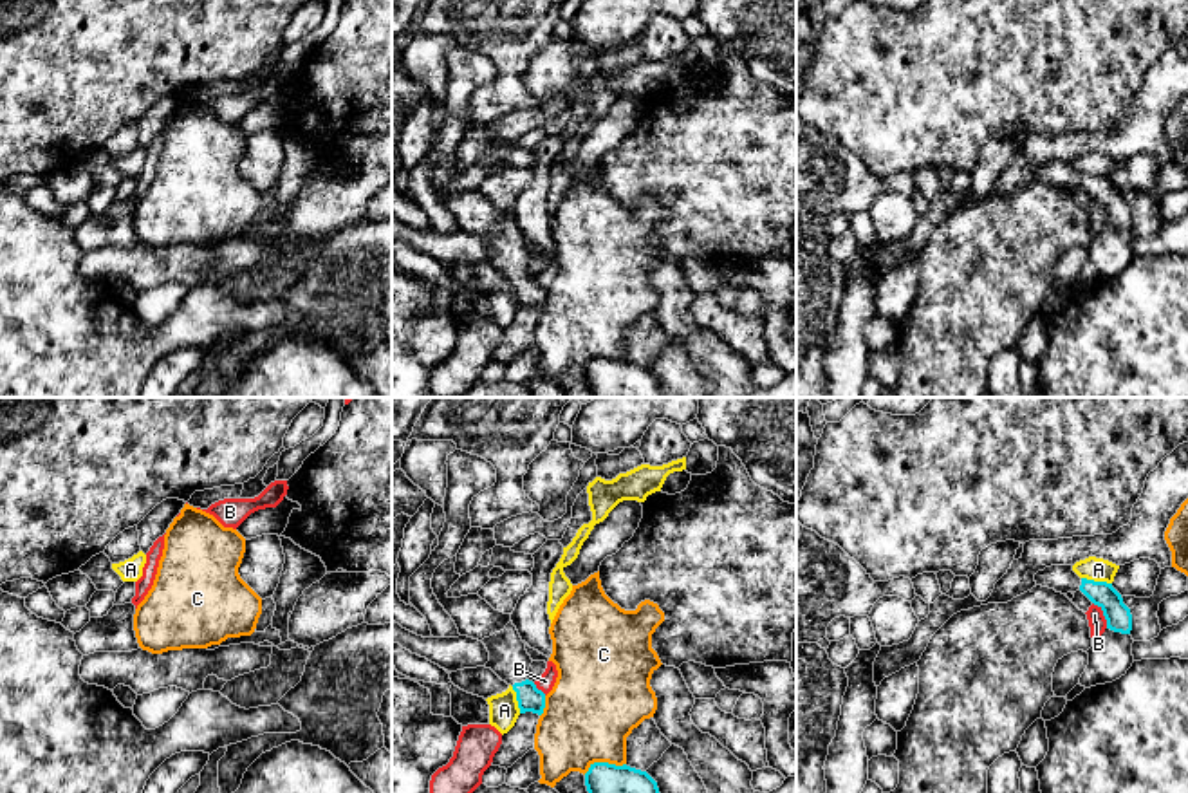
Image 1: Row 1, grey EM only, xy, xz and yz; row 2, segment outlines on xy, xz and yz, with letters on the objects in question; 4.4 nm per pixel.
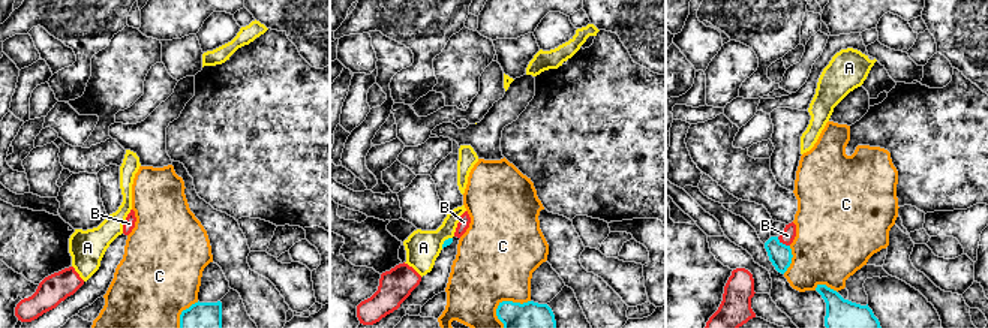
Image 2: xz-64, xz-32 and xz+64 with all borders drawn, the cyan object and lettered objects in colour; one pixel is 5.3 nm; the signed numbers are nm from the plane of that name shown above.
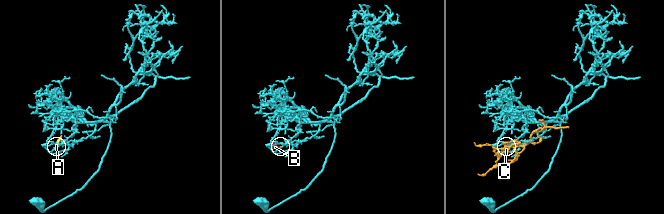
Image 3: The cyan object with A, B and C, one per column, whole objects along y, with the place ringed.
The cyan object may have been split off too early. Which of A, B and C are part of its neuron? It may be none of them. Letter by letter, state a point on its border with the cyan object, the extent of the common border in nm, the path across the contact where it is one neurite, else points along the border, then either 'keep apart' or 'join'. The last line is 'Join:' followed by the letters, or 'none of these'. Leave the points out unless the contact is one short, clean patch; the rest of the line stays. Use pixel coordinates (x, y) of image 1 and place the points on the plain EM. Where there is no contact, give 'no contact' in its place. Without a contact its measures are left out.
A: meets cyan in yz at (1096, 177); contact 140 nm long; border along yz (1082, 172), (1111, 179); keep apart
B: meets cyan in yz at (1104, 210); contact 140 nm long; border along yz (1093, 197), (1102, 206), (1107, 223); keep apart
C: meets cyan in xz at (603, 358); contact 200 nm long; keep apart
Join: none of these

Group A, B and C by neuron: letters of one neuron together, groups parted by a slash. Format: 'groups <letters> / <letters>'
groups A / B / C

